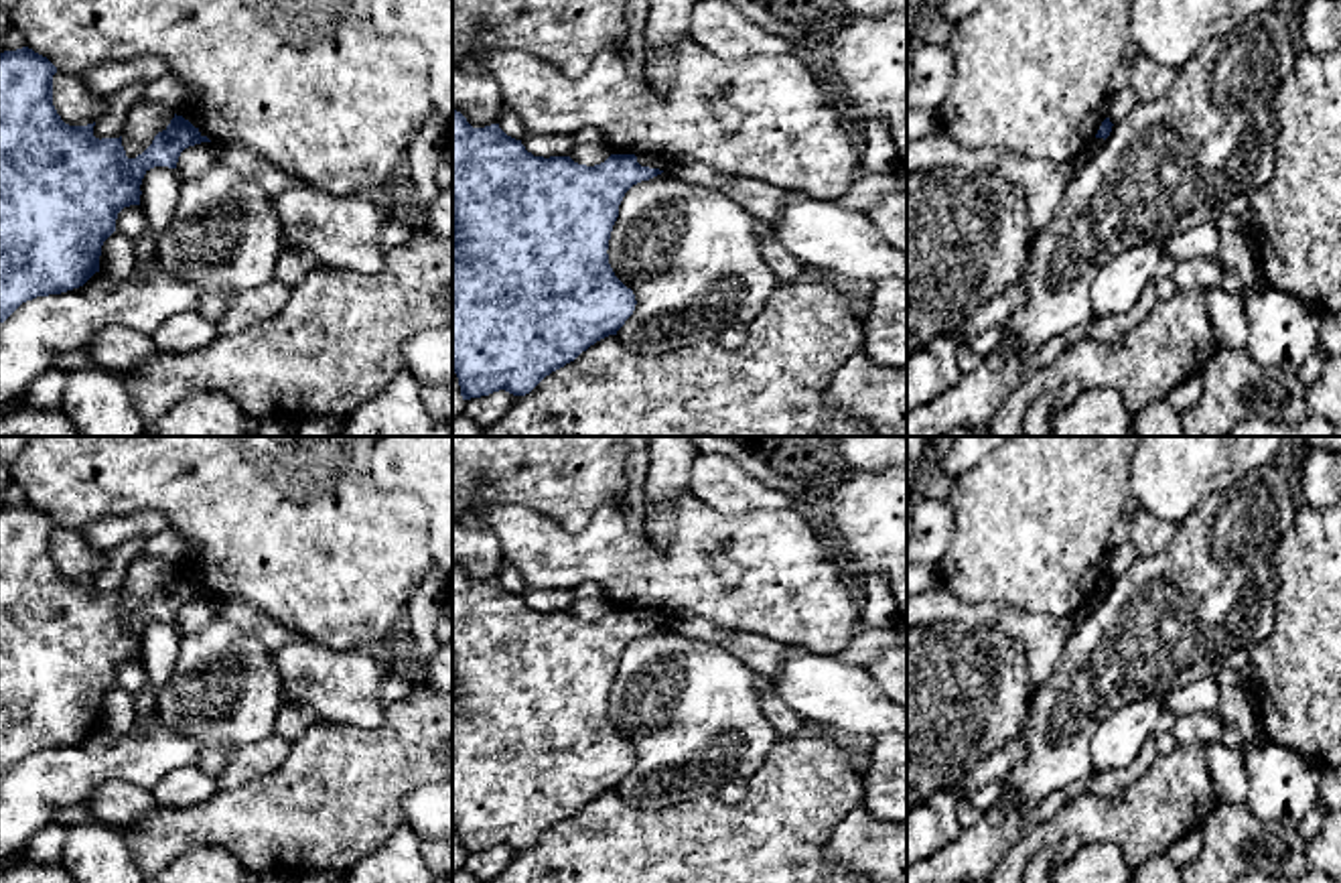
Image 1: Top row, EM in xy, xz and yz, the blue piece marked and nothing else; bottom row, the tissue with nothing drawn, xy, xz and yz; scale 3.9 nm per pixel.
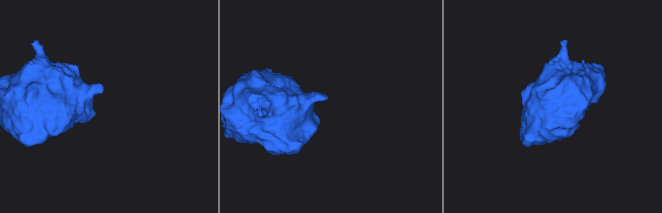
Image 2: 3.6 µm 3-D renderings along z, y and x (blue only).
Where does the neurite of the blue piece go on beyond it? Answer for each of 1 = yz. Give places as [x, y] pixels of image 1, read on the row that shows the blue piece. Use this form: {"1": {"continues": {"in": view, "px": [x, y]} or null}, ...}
{"1": {"continues": null}}

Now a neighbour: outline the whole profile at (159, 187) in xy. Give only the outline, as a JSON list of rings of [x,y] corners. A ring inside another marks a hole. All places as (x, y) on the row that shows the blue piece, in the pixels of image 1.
[[[168,166],[146,171],[140,185],[140,207],[154,233],[160,233],[170,223],[179,203],[181,173]]]

